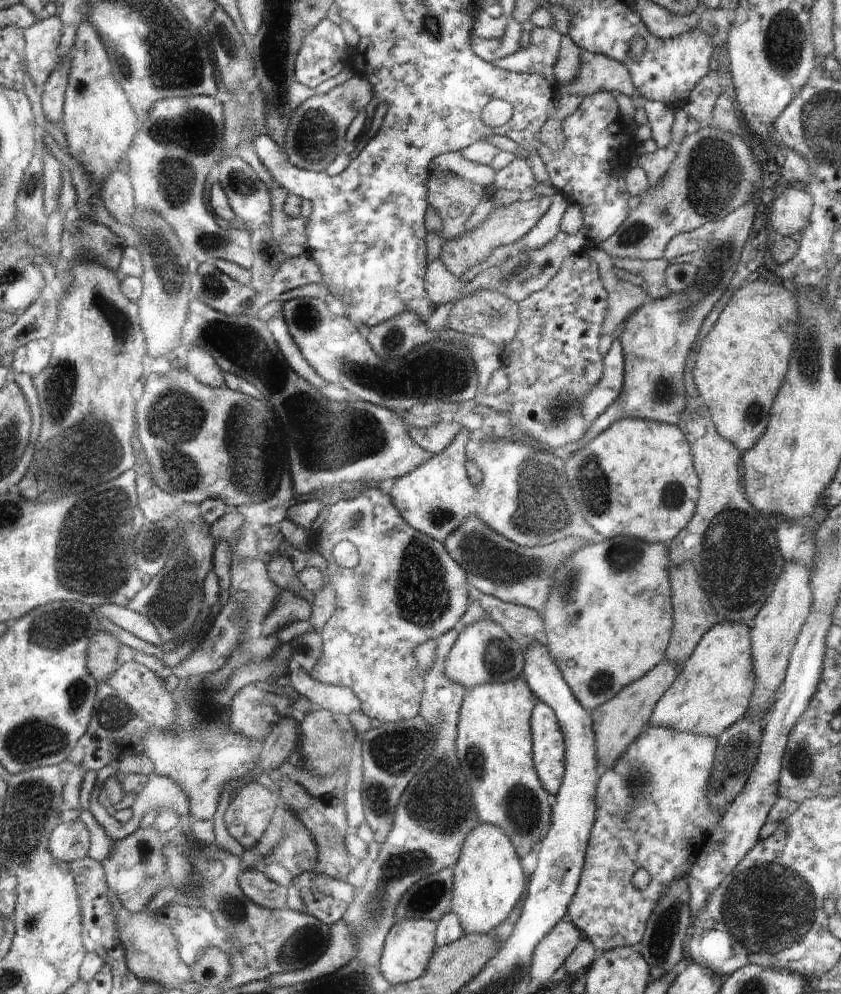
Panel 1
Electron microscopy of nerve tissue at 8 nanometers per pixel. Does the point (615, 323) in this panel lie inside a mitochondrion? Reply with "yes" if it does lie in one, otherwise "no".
no

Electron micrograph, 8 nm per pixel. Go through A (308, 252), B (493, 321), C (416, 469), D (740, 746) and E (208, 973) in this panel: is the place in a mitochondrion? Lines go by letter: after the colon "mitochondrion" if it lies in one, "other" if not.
A: other
B: mitochondrion
C: other
D: mitochondrion
E: other

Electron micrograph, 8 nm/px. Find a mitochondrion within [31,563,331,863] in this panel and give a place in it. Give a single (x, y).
(116, 712)

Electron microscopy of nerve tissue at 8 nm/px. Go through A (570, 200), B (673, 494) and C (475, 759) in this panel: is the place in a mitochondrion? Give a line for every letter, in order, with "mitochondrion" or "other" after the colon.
A: other
B: mitochondrion
C: mitochondrion

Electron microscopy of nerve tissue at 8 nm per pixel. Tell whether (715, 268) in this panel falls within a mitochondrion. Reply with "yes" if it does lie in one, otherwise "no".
yes

